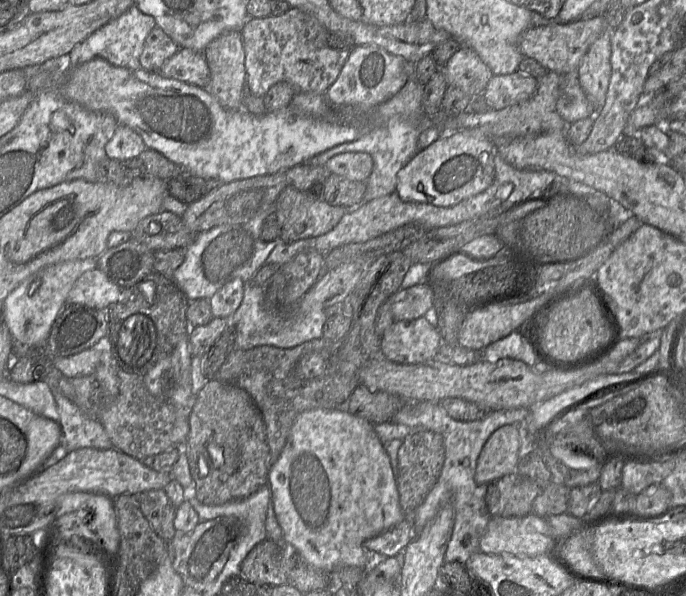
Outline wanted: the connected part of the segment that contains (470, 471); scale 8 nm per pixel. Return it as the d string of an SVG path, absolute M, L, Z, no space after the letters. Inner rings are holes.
M409 401L393 417L392 421L397 423L411 428L435 431L443 436L445 445L443 469L434 488L414 512L414 527L417 536L444 504L448 502L454 504L454 522L445 553L445 563L465 563L472 554L480 551L480 540L485 534L492 516L485 502L487 485L478 485L474 479L479 455L495 430L504 425L524 423L528 412L529 409L524 407L488 411L485 416L477 420L459 421L452 418L439 402Z

